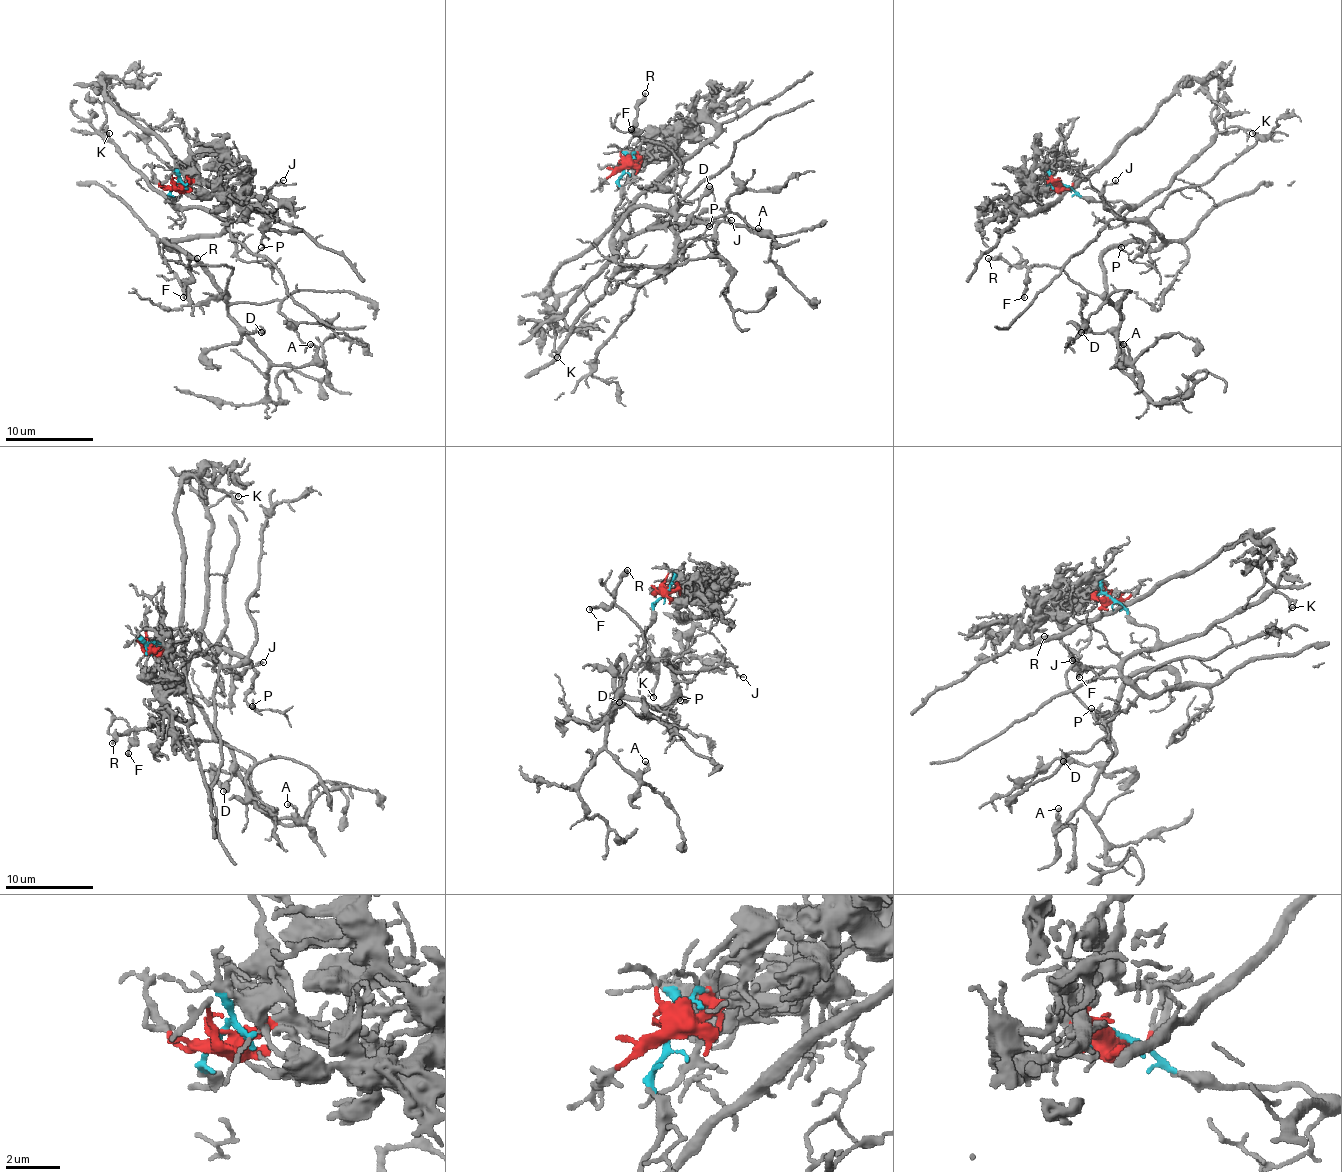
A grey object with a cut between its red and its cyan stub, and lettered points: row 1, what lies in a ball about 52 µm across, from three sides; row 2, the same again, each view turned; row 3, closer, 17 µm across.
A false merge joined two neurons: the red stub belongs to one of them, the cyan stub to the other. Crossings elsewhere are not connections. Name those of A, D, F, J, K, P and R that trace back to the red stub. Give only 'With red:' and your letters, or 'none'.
With red: none

